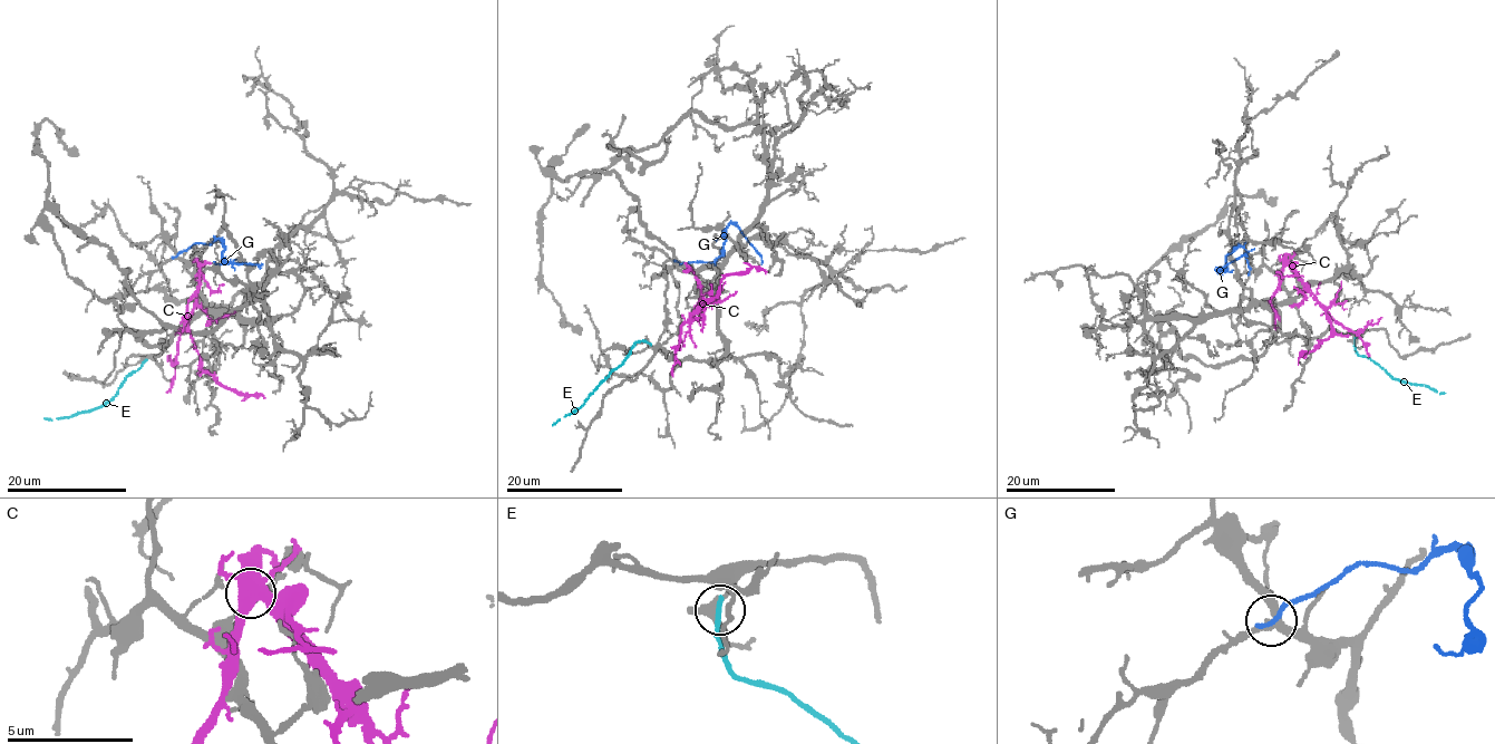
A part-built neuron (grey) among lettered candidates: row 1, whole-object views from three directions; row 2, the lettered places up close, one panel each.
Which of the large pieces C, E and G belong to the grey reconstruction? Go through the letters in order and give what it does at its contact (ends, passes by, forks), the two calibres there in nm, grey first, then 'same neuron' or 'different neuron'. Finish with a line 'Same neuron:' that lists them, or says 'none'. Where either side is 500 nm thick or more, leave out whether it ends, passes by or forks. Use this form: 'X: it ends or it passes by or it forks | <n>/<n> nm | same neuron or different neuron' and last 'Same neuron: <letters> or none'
C: it forks | 120/460 nm | different neuron
E: it ends | 320/200 nm | different neuron
G: it ends | 280/200 nm | different neuron
Same neuron: none

